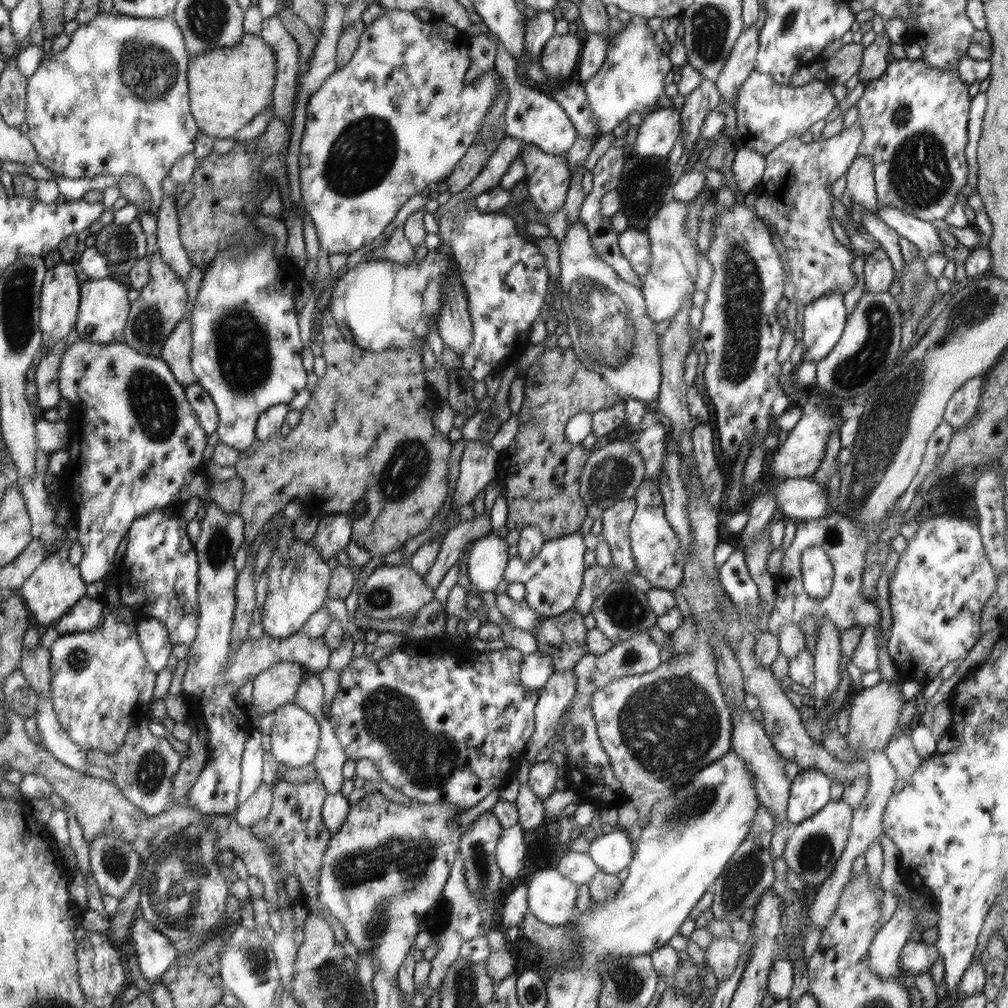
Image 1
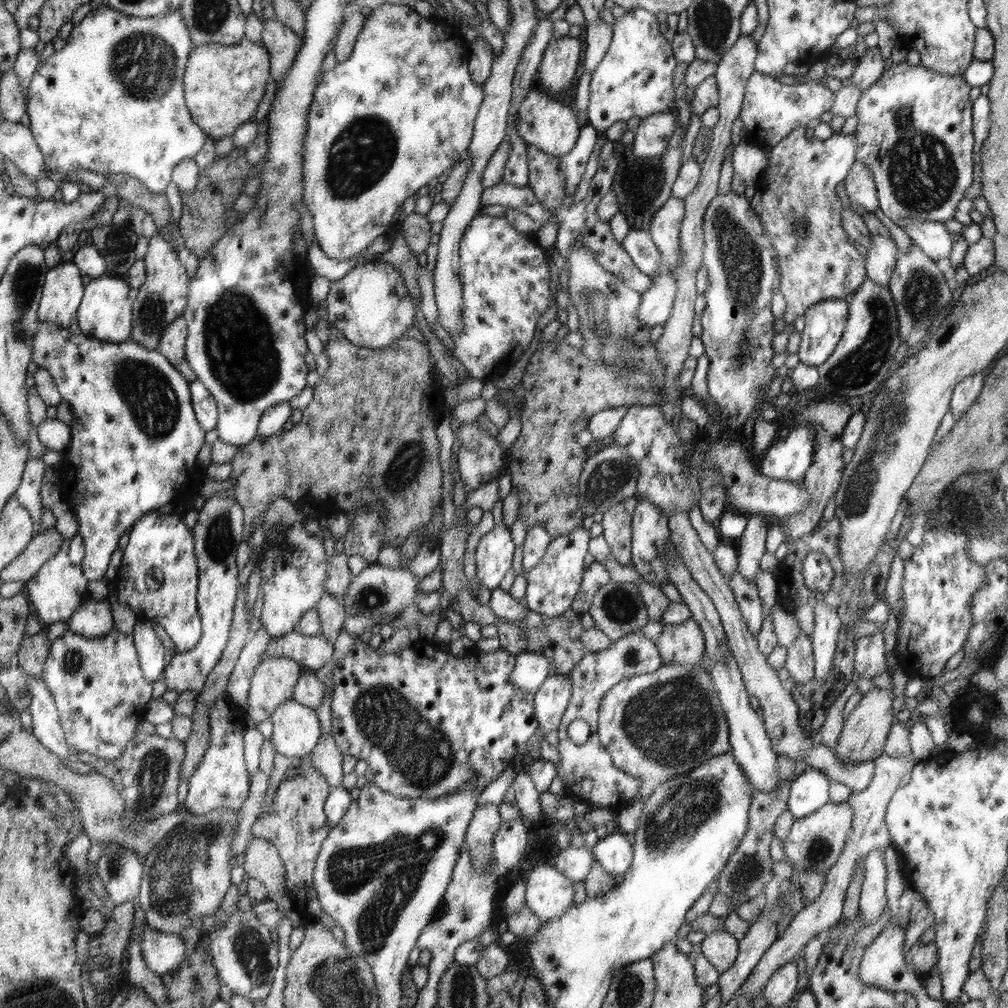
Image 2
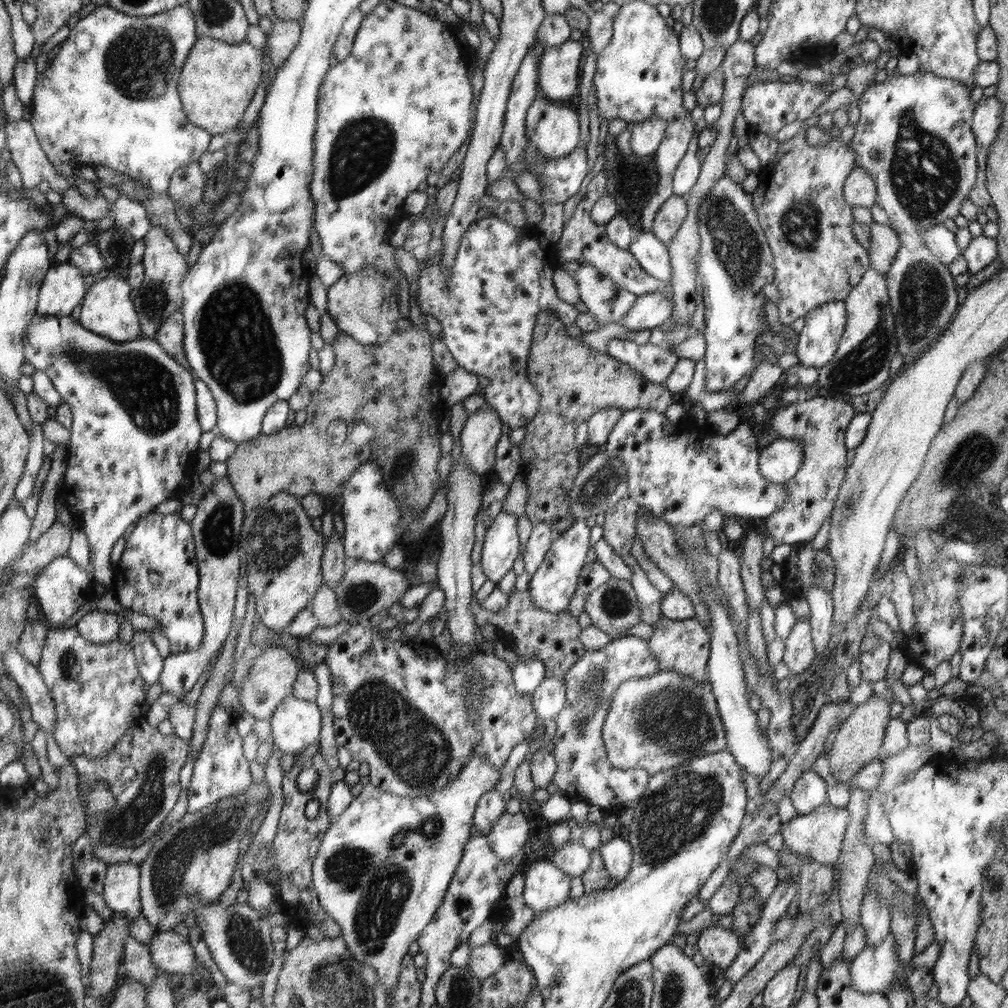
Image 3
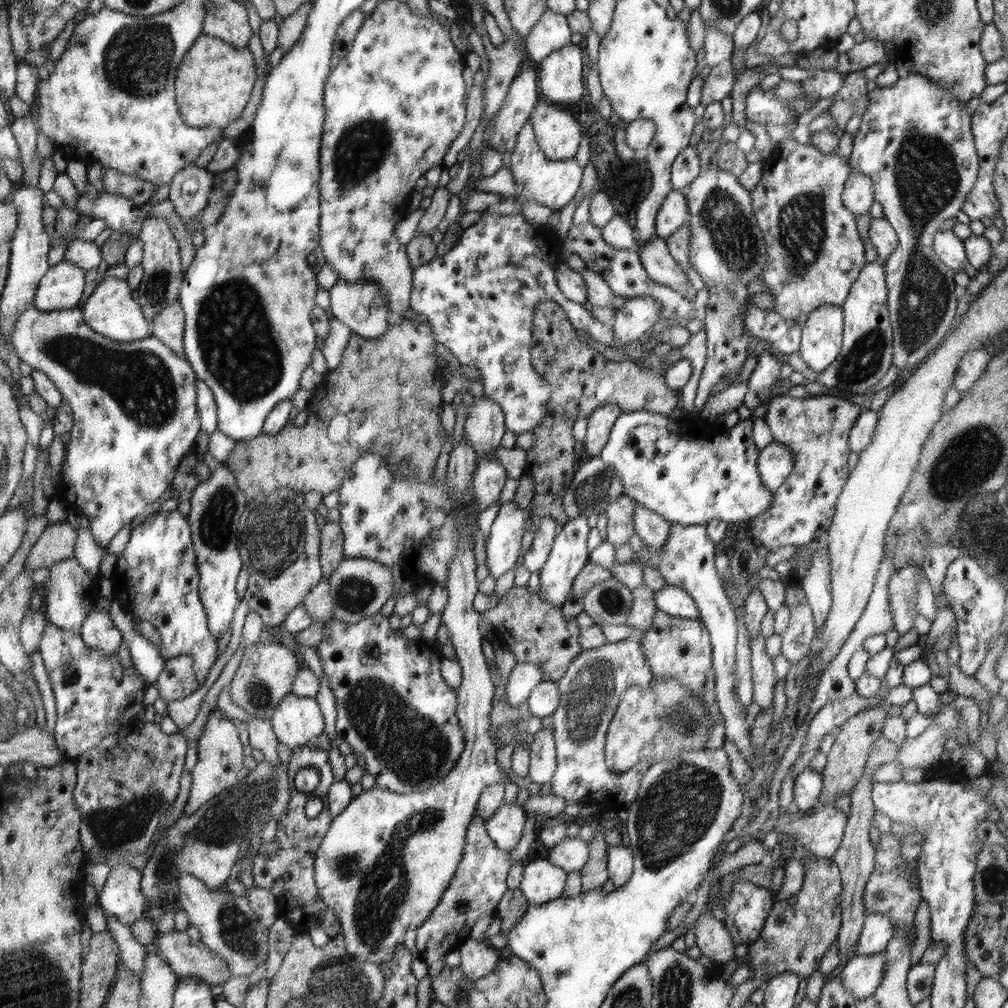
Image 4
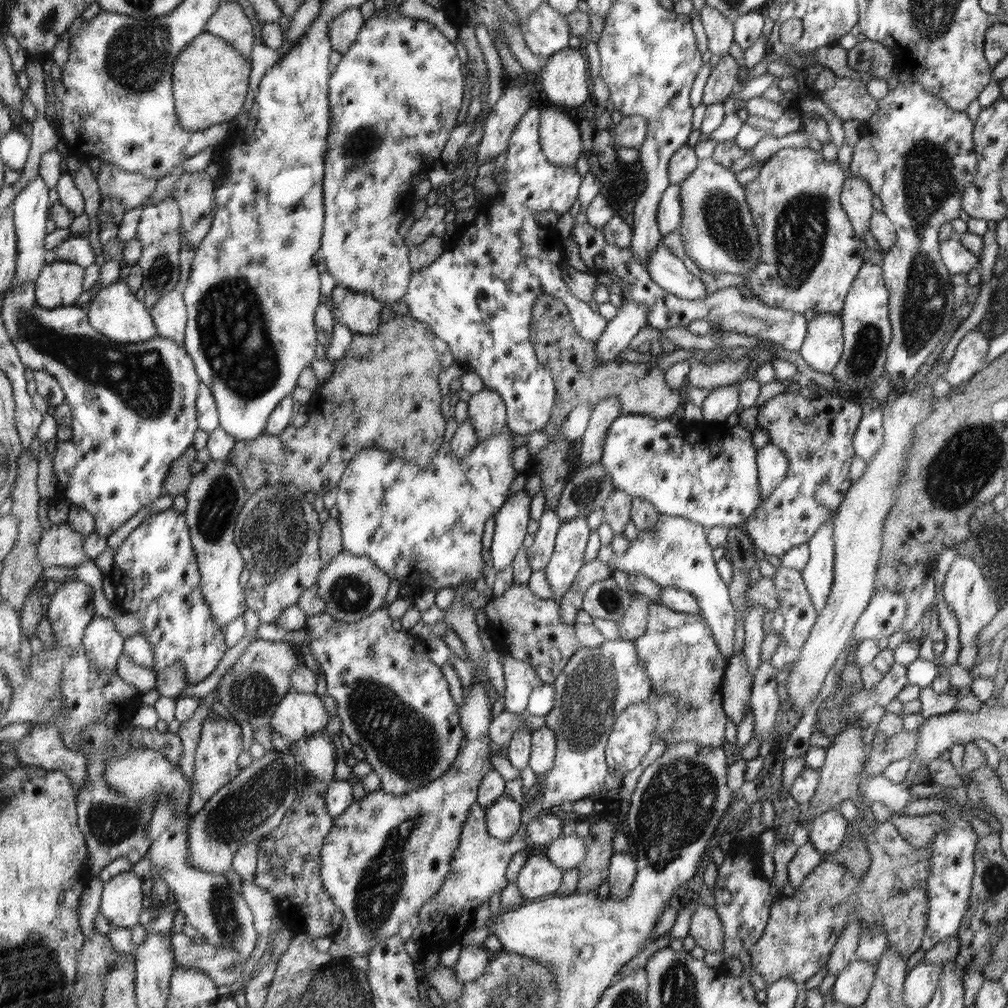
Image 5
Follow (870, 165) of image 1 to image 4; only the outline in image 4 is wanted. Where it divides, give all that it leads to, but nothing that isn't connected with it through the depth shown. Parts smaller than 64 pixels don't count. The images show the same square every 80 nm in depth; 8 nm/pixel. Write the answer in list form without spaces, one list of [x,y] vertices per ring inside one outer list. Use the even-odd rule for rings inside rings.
[[[851,172],[842,192],[842,202],[858,218],[860,215],[868,213],[870,206],[874,204],[873,191],[872,180],[868,176],[860,174],[860,172]]]

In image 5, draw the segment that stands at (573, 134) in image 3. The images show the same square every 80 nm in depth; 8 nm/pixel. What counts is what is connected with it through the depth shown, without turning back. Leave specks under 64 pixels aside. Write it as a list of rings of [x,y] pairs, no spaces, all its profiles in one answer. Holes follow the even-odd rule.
[[[556,108],[540,109],[539,145],[546,158],[560,168],[575,168],[583,152],[578,124]]]

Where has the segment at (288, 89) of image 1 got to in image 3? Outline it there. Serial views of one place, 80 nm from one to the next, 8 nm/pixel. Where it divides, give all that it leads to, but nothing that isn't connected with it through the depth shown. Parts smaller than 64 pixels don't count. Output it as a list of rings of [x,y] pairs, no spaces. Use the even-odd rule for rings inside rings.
[[[278,19],[272,23],[265,47],[268,47],[272,70],[278,70],[298,45],[301,34],[300,20]]]

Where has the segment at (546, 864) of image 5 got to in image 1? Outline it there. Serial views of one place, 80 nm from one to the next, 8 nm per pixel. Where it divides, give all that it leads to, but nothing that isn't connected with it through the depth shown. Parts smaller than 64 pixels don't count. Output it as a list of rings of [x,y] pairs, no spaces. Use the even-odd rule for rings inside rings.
[[[539,869],[527,886],[529,911],[550,926],[564,926],[578,915],[575,910],[579,886],[558,869]]]

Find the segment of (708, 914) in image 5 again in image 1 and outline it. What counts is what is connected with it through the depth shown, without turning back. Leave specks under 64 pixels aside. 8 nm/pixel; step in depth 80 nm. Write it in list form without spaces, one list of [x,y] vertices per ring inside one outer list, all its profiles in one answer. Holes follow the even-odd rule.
[[[713,938],[705,950],[705,962],[712,968],[718,982],[728,978],[737,968],[743,951],[743,943],[733,938]]]

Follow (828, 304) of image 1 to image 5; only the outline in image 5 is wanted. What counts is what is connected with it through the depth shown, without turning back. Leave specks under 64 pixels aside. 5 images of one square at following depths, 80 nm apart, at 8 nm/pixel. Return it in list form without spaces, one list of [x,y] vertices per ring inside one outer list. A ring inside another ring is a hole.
[[[818,313],[810,320],[799,353],[814,370],[831,373],[843,353],[843,324],[840,315]]]

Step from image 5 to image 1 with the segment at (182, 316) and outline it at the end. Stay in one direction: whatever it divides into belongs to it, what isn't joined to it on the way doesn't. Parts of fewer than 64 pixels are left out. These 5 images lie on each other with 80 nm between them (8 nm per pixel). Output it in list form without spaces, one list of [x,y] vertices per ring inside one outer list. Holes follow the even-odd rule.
[[[186,318],[182,320],[167,339],[160,355],[160,358],[171,368],[175,378],[184,388],[198,382],[198,377],[192,368],[192,326]]]

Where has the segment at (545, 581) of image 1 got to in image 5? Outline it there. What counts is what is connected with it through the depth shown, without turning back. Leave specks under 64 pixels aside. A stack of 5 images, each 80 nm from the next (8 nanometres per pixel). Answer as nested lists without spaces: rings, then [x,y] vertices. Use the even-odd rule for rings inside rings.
[[[580,517],[567,521],[558,530],[553,556],[544,568],[554,600],[560,600],[572,587],[574,580],[585,564],[584,552],[590,537],[587,518]]]

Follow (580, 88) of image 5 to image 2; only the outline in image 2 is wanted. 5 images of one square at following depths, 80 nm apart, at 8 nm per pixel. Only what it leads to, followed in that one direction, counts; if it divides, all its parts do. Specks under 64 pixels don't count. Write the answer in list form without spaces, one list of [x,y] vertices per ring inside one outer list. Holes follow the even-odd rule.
[[[582,37],[556,38],[548,44],[542,65],[538,68],[538,78],[546,92],[552,96],[563,96],[574,86],[574,78],[580,67],[584,41]]]

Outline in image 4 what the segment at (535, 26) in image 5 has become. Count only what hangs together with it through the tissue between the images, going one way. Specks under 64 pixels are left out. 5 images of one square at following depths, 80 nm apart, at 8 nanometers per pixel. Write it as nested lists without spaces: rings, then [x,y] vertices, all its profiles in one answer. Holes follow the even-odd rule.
[[[547,9],[539,22],[535,24],[531,35],[525,38],[526,51],[532,59],[532,64],[540,64],[552,52],[571,45],[572,34],[567,18]]]

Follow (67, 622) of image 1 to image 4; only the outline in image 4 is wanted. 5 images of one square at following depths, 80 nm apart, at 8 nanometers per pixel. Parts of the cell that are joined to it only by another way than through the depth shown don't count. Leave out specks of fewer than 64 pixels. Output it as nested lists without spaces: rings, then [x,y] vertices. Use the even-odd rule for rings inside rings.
[[[108,610],[90,612],[83,620],[79,635],[92,649],[104,653],[104,656],[119,652],[123,641],[123,633],[111,619]]]

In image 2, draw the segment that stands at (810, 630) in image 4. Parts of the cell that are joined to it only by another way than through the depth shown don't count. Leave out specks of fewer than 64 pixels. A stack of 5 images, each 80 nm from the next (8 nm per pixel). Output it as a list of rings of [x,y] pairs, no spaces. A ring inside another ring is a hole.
[[[801,630],[801,634],[788,647],[785,668],[797,683],[808,682],[815,676],[813,644]]]

